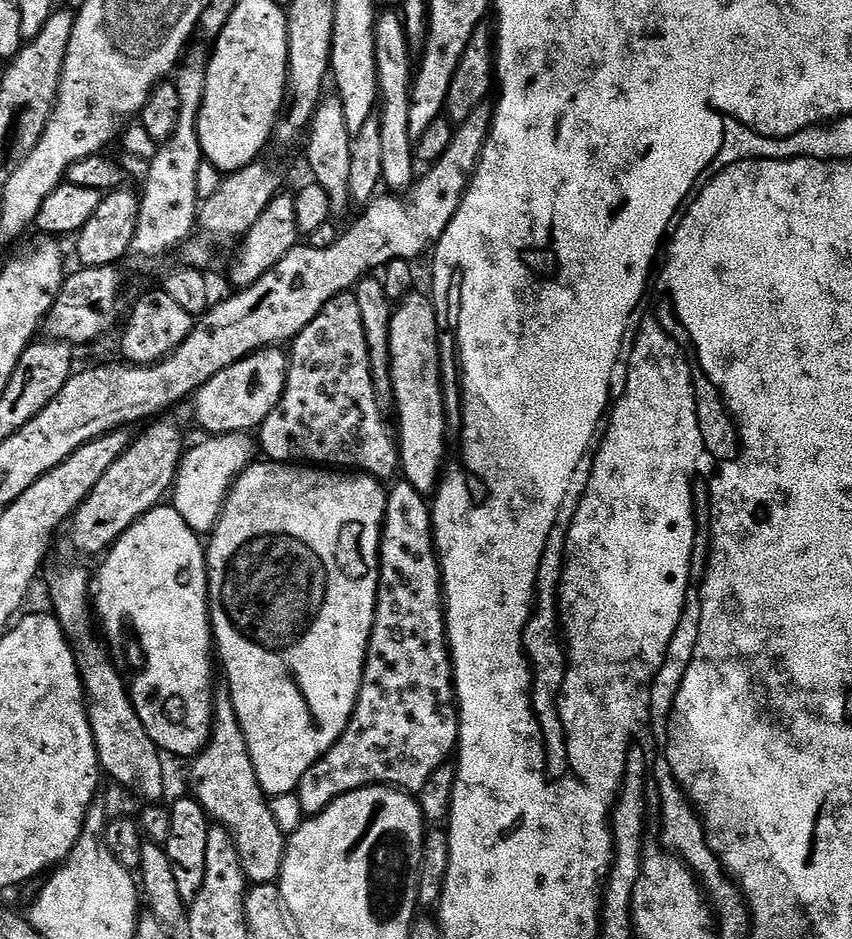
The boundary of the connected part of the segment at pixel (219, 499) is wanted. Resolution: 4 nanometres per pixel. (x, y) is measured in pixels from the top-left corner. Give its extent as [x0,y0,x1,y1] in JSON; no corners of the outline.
[174,432,258,534]

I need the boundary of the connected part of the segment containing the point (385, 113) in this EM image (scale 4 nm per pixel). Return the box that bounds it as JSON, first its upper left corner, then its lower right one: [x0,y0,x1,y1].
[376,11,418,194]

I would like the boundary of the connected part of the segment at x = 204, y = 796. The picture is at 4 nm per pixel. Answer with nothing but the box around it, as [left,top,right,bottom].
[188,686,286,884]

